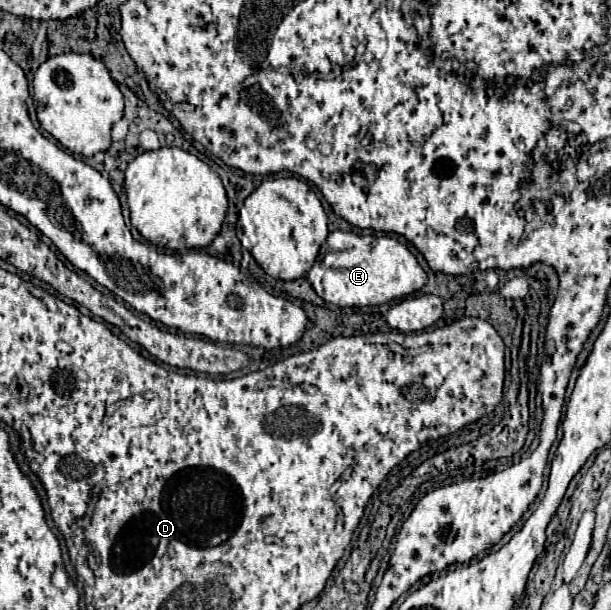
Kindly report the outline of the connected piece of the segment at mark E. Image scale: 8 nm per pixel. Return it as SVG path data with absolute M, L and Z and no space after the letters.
M330 231L322 257L310 267L306 279L326 303L338 307L366 307L382 305L392 299L406 297L426 283L426 273L418 265L416 257L390 235L358 235L352 231Z

